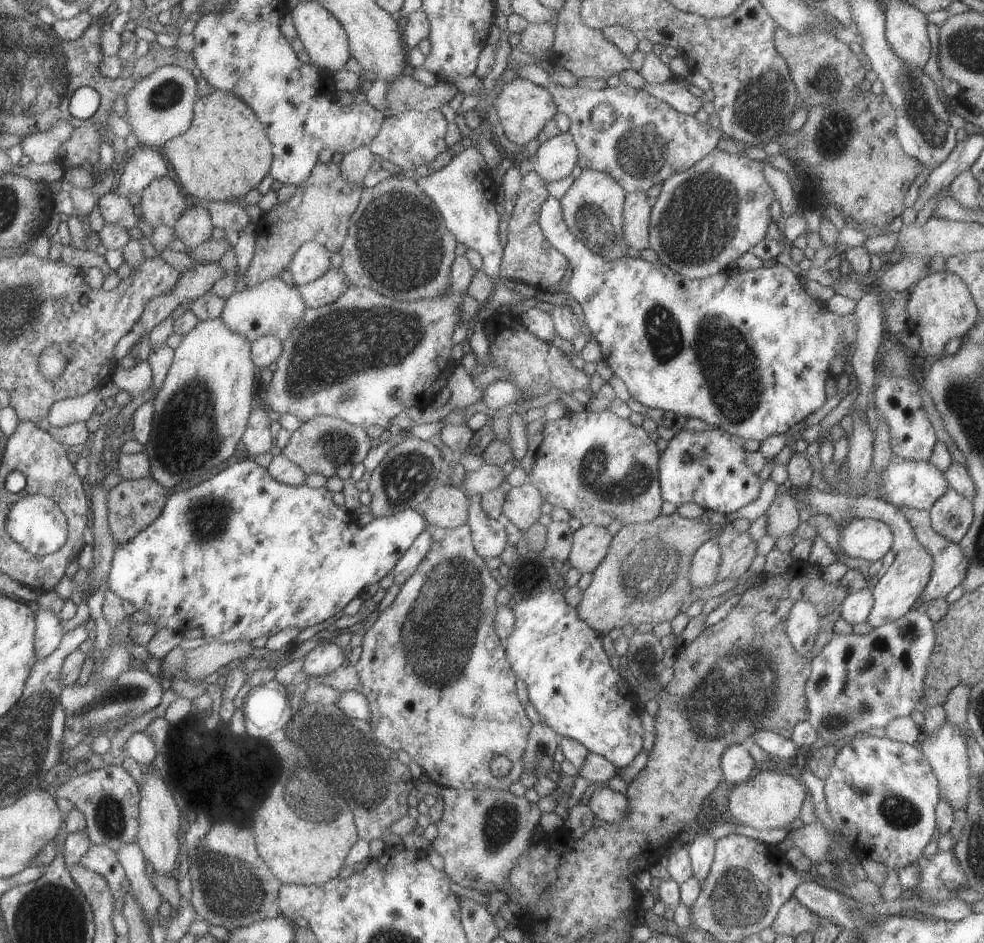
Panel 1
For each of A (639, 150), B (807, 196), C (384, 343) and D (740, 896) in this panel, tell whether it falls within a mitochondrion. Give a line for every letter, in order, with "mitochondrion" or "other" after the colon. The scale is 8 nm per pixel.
A: mitochondrion
B: other
C: mitochondrion
D: mitochondrion

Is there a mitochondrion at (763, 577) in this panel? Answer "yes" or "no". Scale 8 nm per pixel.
no

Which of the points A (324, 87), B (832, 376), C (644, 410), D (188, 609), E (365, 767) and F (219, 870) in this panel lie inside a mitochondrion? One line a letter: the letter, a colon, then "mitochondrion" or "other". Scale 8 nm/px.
A: other
B: other
C: other
D: other
E: mitochondrion
F: mitochondrion

